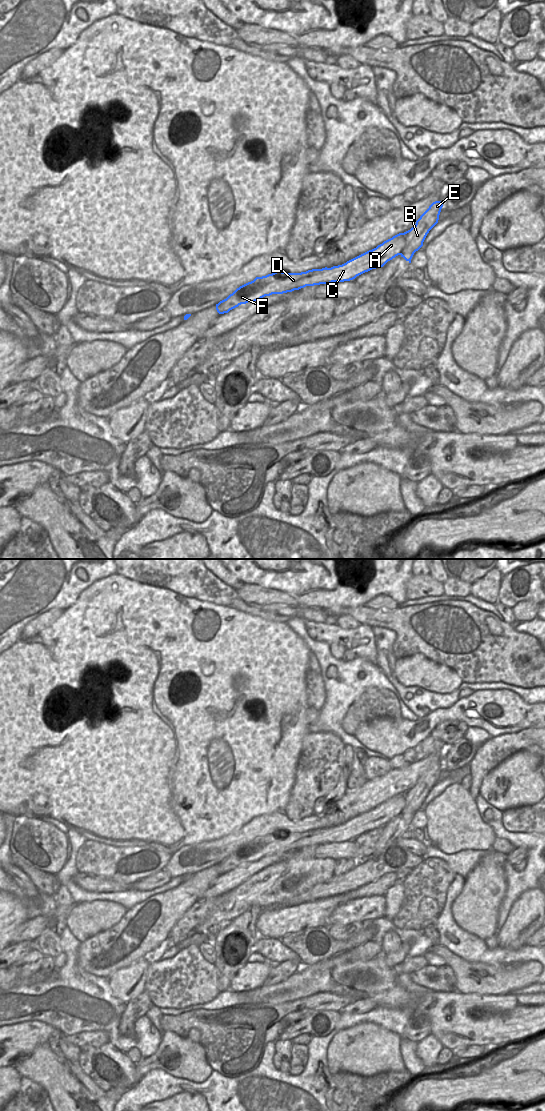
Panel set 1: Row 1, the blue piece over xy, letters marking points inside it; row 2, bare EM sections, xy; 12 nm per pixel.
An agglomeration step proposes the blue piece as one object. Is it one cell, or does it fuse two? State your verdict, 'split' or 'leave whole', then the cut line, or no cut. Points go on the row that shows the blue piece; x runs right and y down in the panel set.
split; cut xy (415, 224), (408, 233), (405, 247), (399, 254)

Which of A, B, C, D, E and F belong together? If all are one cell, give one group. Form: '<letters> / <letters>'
A C D F / B E

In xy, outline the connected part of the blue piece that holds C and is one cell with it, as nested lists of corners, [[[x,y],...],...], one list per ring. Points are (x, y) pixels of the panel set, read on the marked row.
[[[416,225],[342,265],[312,269],[301,273],[287,273],[278,270],[266,276],[256,277],[216,304],[216,310],[219,314],[224,314],[241,304],[255,302],[272,294],[292,292],[306,286],[353,280],[365,272],[383,267],[388,261],[400,255],[408,242],[408,233],[415,227]]]

